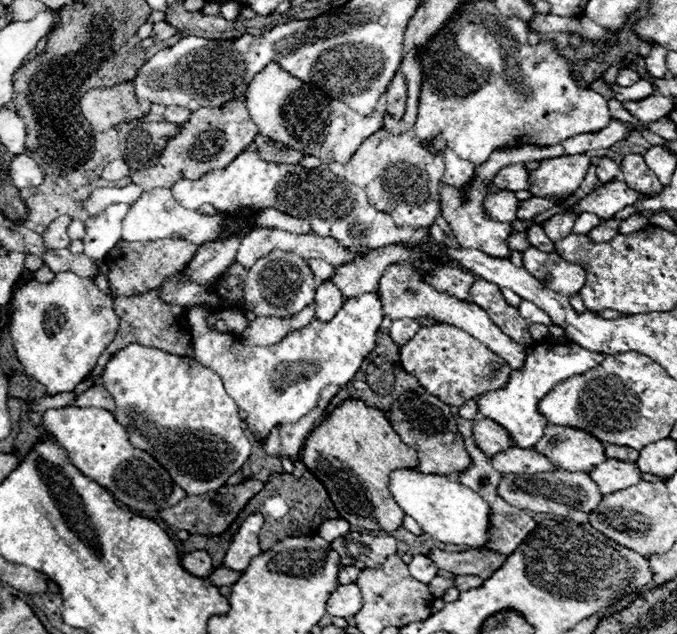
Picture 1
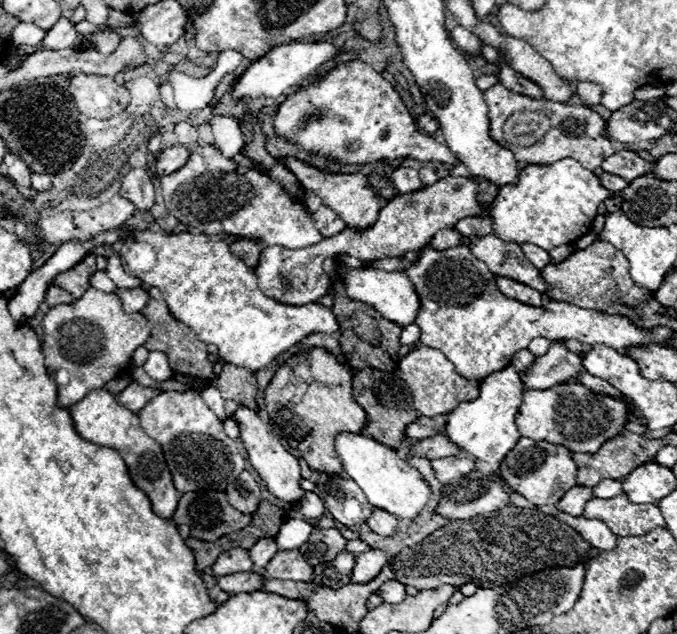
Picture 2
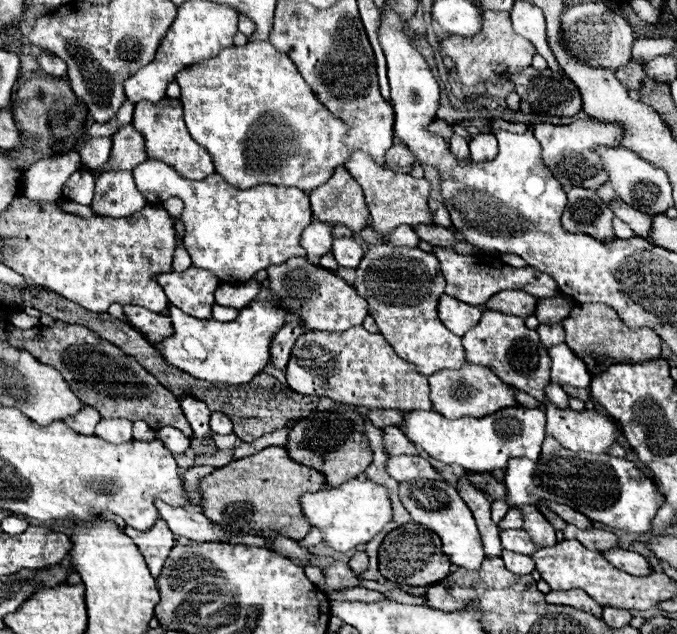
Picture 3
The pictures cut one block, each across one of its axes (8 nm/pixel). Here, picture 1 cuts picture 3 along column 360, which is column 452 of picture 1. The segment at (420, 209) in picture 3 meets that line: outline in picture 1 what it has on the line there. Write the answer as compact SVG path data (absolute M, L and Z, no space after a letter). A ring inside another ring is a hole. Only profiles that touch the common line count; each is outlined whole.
M446 150L442 154L444 162L446 162L446 172L442 176L442 182L448 184L448 186L454 186L454 188L464 188L472 182L474 178L474 164L472 162L466 162L466 160L460 160L452 150Z

